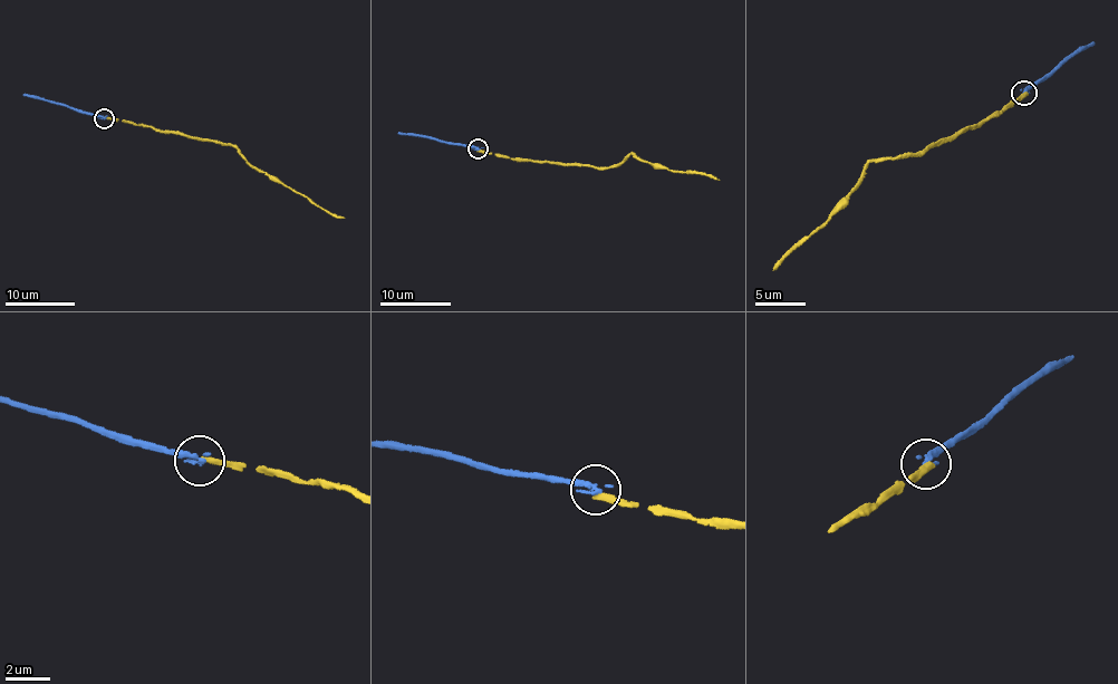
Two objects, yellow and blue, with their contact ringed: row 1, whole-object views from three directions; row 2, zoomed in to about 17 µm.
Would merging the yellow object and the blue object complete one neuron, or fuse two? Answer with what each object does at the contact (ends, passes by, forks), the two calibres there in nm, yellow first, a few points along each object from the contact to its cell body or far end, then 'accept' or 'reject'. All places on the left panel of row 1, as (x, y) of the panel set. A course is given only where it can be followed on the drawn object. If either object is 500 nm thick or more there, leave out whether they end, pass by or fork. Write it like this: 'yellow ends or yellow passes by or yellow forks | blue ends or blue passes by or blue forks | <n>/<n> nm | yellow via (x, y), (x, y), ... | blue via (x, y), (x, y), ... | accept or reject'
yellow ends | blue ends | 260/260 nm | yellow via (104, 117), (228, 144), (240, 151), (252, 166), (319, 208), (345, 219) | blue via (104, 117), (25, 94) | reject

